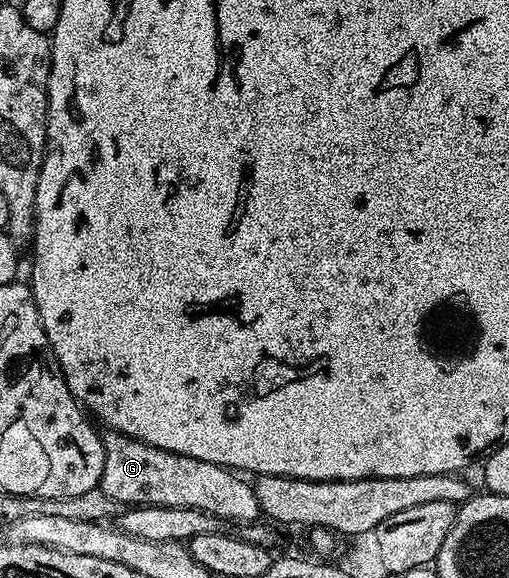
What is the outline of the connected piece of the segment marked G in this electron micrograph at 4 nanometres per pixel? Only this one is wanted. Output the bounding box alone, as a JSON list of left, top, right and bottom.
[100,432,262,524]

